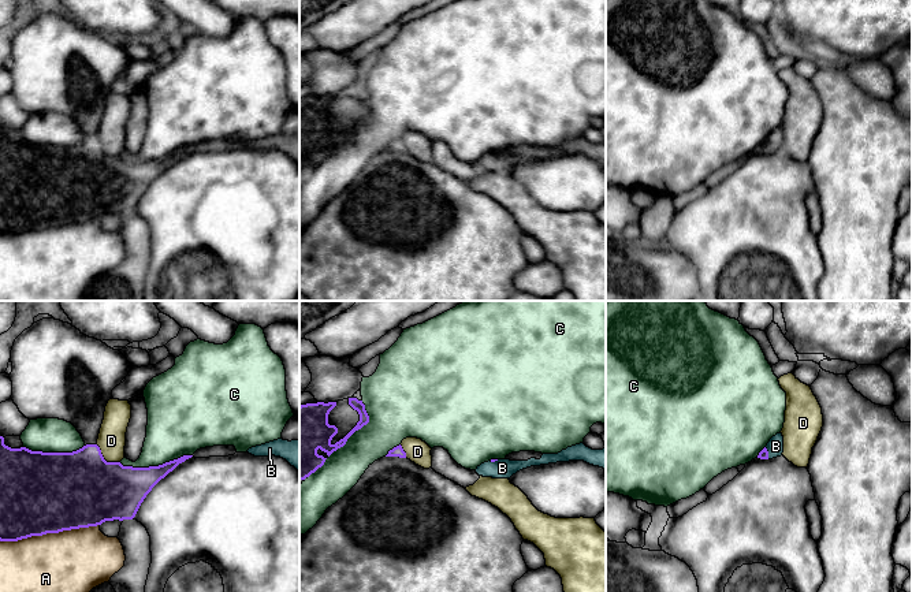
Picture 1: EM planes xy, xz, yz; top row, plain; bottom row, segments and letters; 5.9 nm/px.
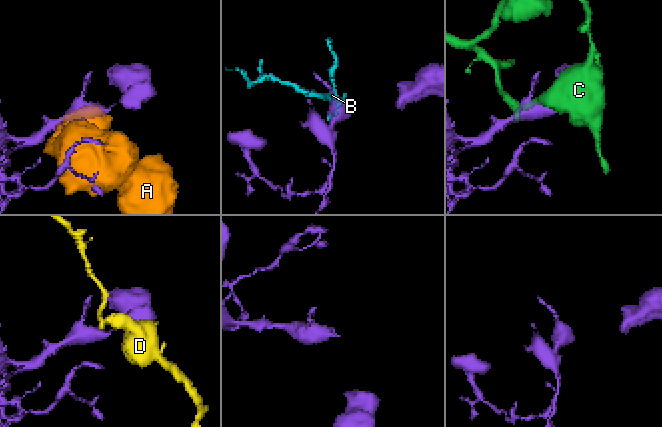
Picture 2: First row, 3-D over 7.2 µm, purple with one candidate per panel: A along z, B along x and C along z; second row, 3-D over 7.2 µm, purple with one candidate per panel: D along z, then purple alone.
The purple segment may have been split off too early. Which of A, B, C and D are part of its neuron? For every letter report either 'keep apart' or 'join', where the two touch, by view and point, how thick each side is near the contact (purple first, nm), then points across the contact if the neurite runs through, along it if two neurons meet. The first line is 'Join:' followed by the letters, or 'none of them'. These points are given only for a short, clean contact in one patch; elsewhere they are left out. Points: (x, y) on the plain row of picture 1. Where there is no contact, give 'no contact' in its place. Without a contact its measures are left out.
Join: B
A: keep apart; meets purple in xy at (49, 226); 480 nm thick on the purple side, 480 nm on the other
B: join; meets purple in yz at (767, 146); 60 nm thick on the purple side, 100 nm on the other; runs through yz (763, 148), (767, 146), (775, 140)
C: keep apart; meets purple in xz at (346, 134); 280 nm thick on the purple side, 220 nm on the other
D: keep apart; meets purple in xy at (103, 152); 460 nm thick on the purple side, 160 nm on the other; border along xy (96, 137), (107, 155), (119, 156)

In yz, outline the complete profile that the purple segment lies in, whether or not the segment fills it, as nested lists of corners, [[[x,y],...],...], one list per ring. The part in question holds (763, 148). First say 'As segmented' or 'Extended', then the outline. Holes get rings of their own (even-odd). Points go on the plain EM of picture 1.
Extended. [[[779,126],[770,133],[767,139],[759,146],[757,152],[773,153],[773,152],[781,150],[782,146],[783,146],[783,130]]]

